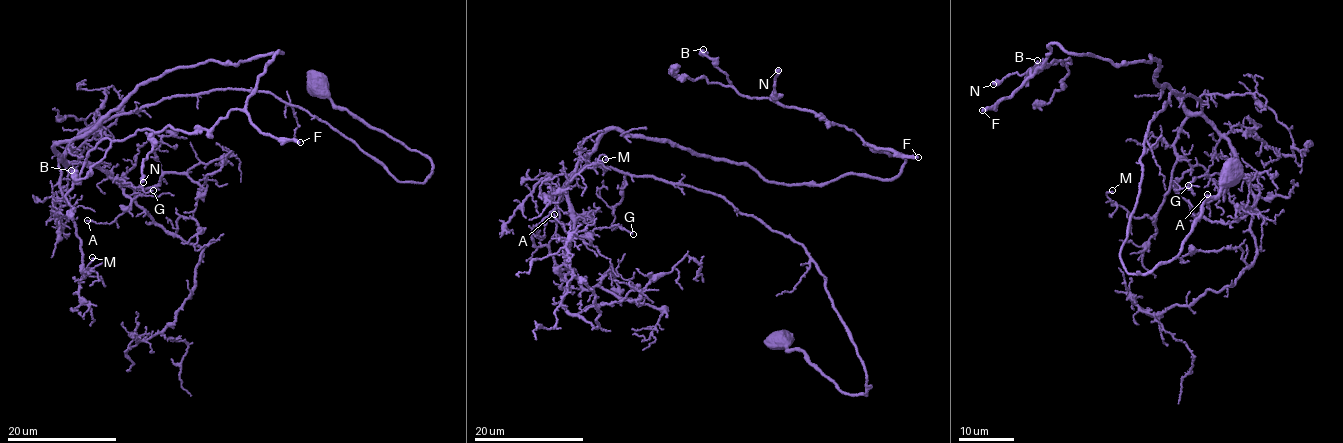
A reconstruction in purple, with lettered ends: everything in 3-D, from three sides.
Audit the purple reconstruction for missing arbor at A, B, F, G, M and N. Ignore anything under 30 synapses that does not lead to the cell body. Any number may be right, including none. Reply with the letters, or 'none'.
F

